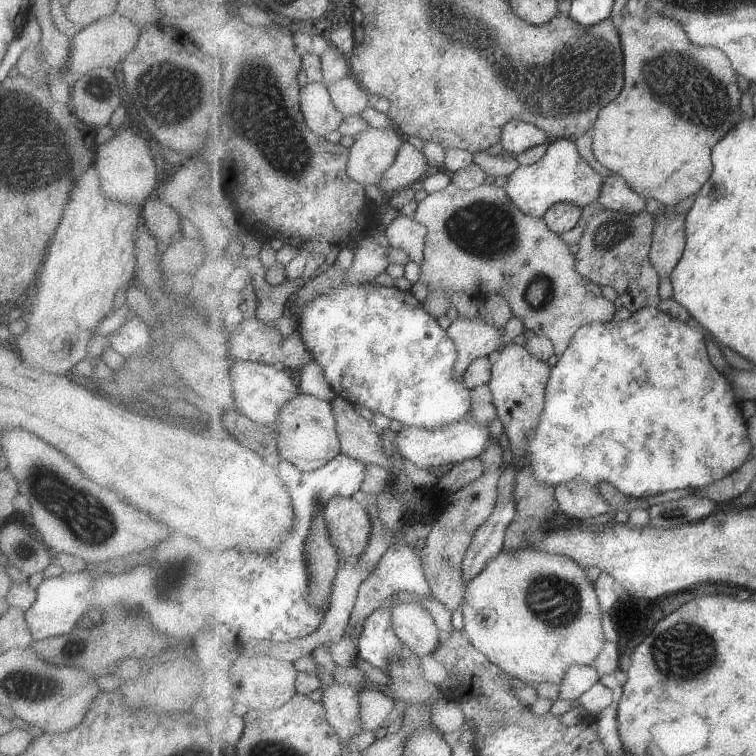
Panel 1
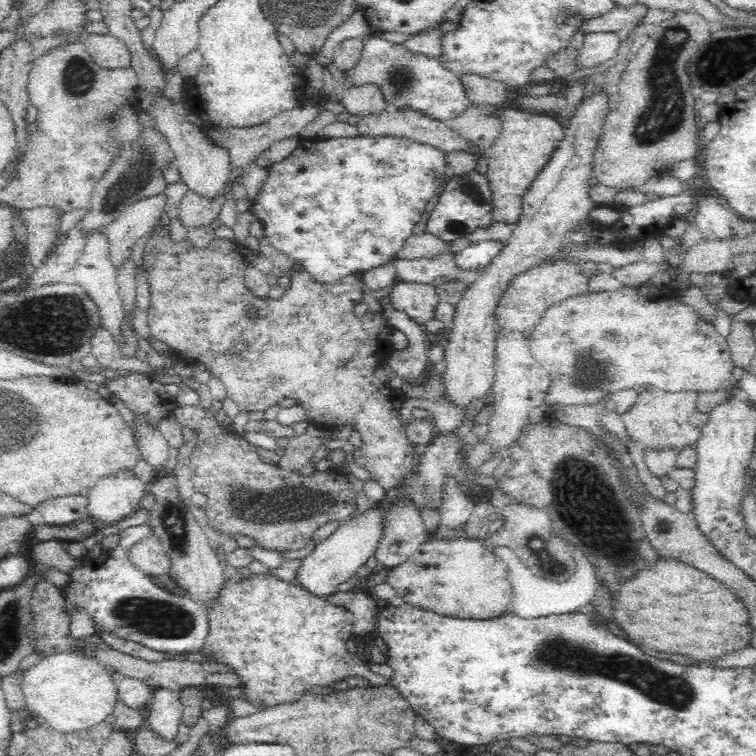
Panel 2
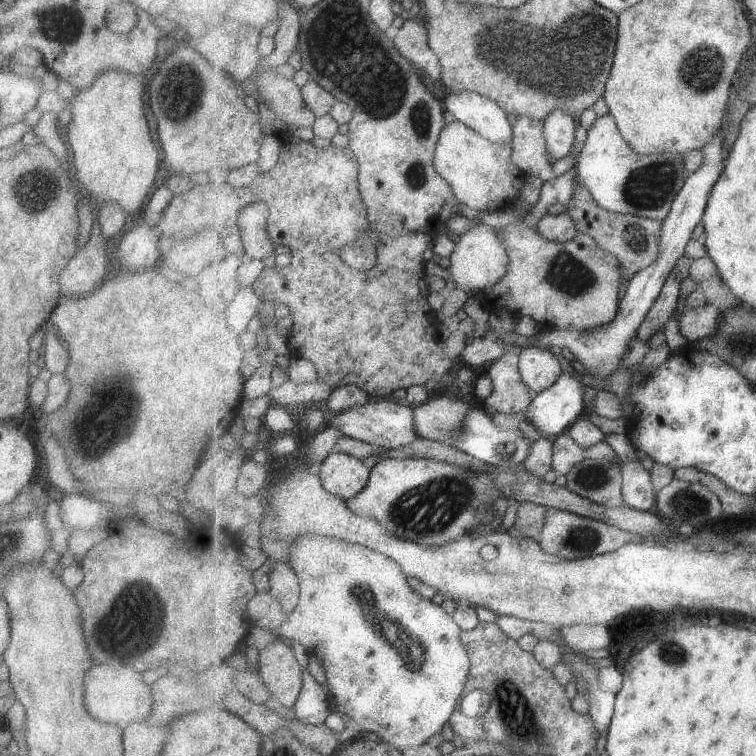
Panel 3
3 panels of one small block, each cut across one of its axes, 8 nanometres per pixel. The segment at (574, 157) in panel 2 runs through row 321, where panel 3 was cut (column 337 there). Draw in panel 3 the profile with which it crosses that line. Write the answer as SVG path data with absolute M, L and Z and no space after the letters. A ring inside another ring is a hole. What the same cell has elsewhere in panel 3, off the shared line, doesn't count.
M332 451L318 470L323 487L345 500L353 499L366 490L372 472L364 460Z

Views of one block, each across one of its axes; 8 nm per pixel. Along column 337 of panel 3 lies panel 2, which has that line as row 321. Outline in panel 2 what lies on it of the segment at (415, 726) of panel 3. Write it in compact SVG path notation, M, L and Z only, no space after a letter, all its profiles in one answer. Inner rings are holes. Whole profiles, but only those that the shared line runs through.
M638 285L637 287L626 287L616 292L585 293L566 298L558 304L550 306L540 321L532 329L532 338L529 340L529 347L534 360L545 368L551 376L549 394L546 396L545 404L549 407L554 404L594 404L601 399L607 399L608 394L634 389L638 384L648 384L650 388L658 388L664 391L694 391L696 393L712 393L719 389L728 389L736 386L734 375L732 375L732 355L726 339L714 328L714 324L704 320L695 313L694 308L684 302L663 300L660 293L664 292L660 286Z

